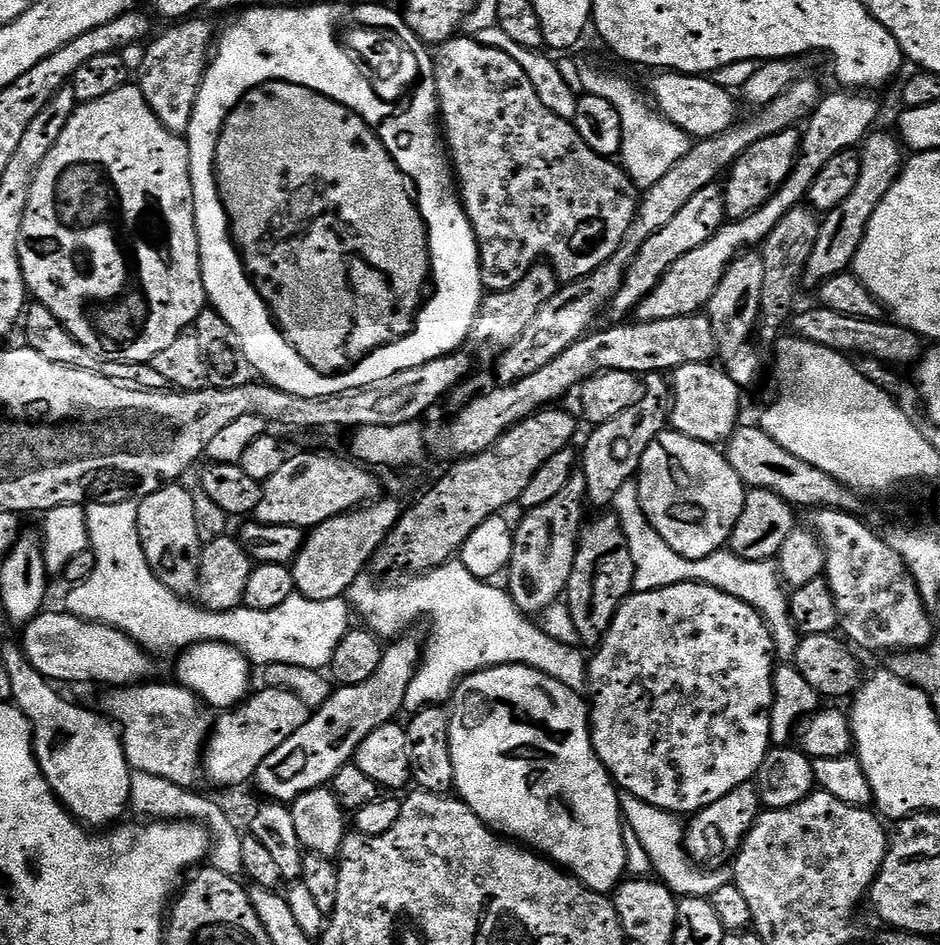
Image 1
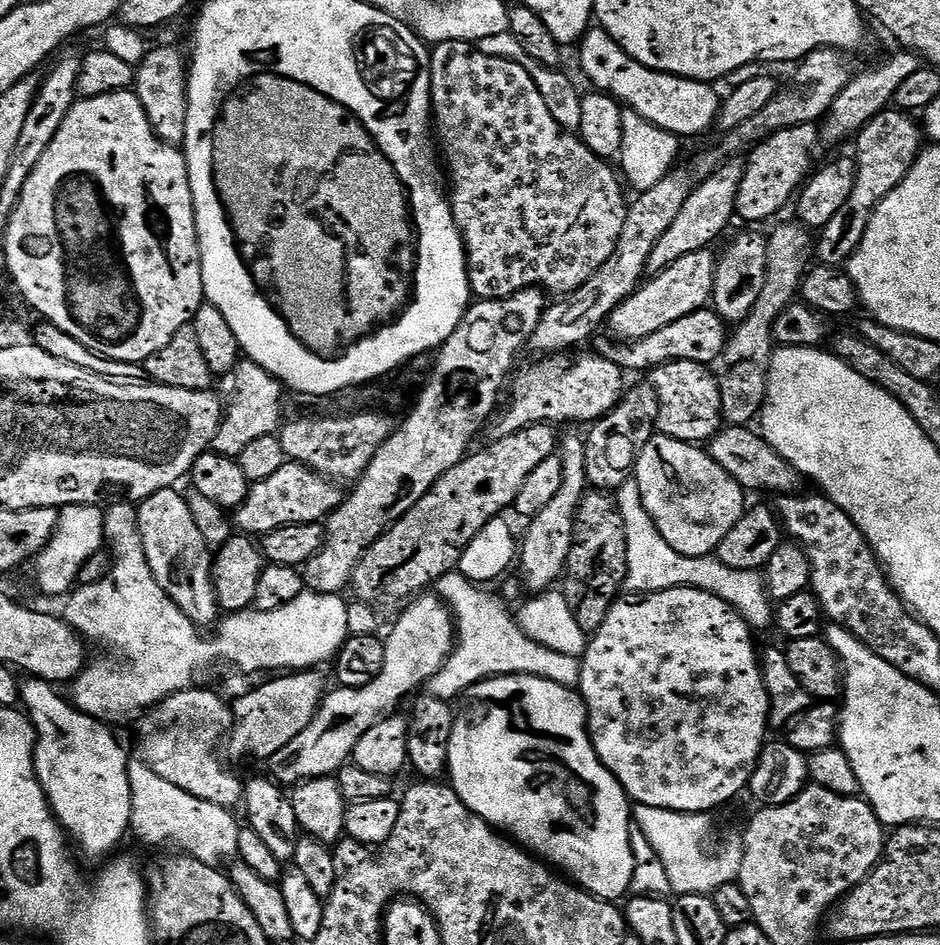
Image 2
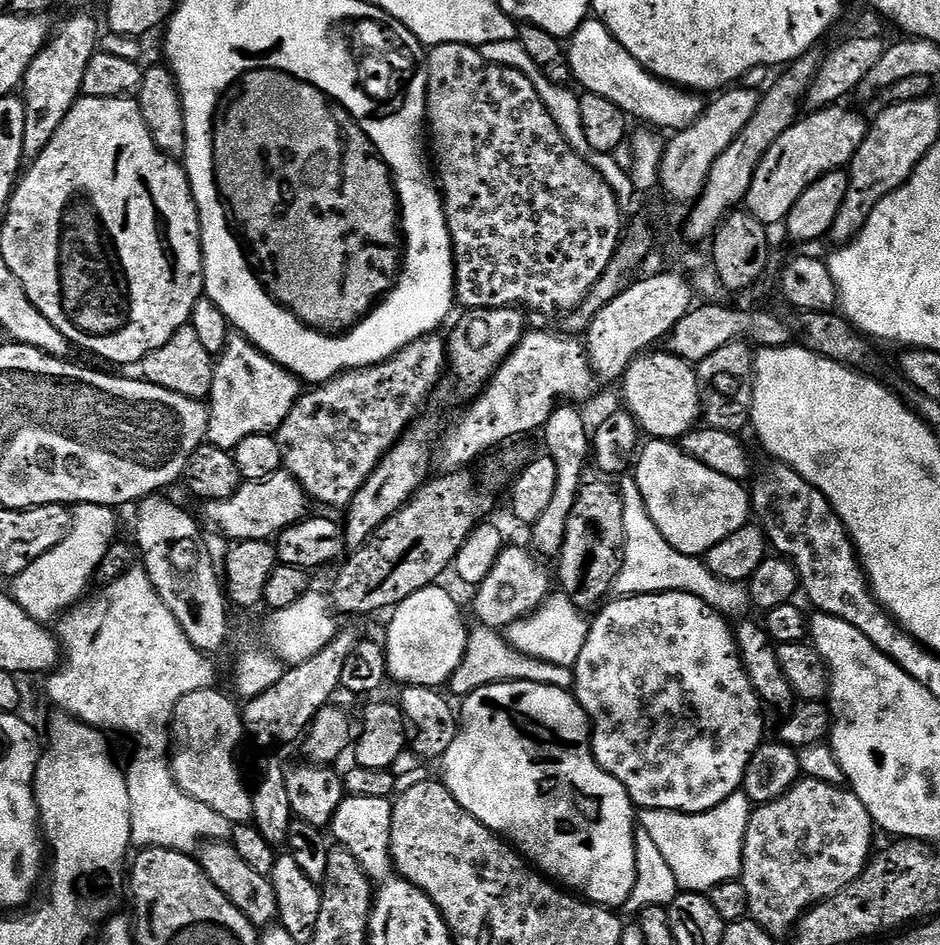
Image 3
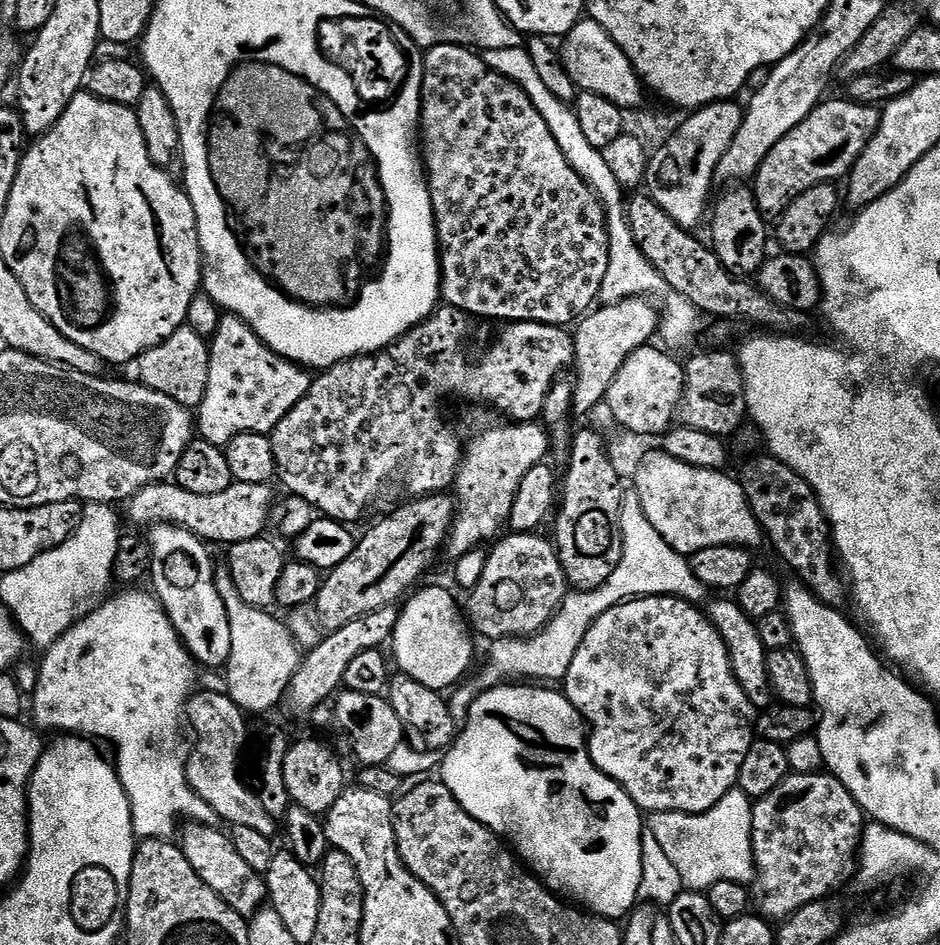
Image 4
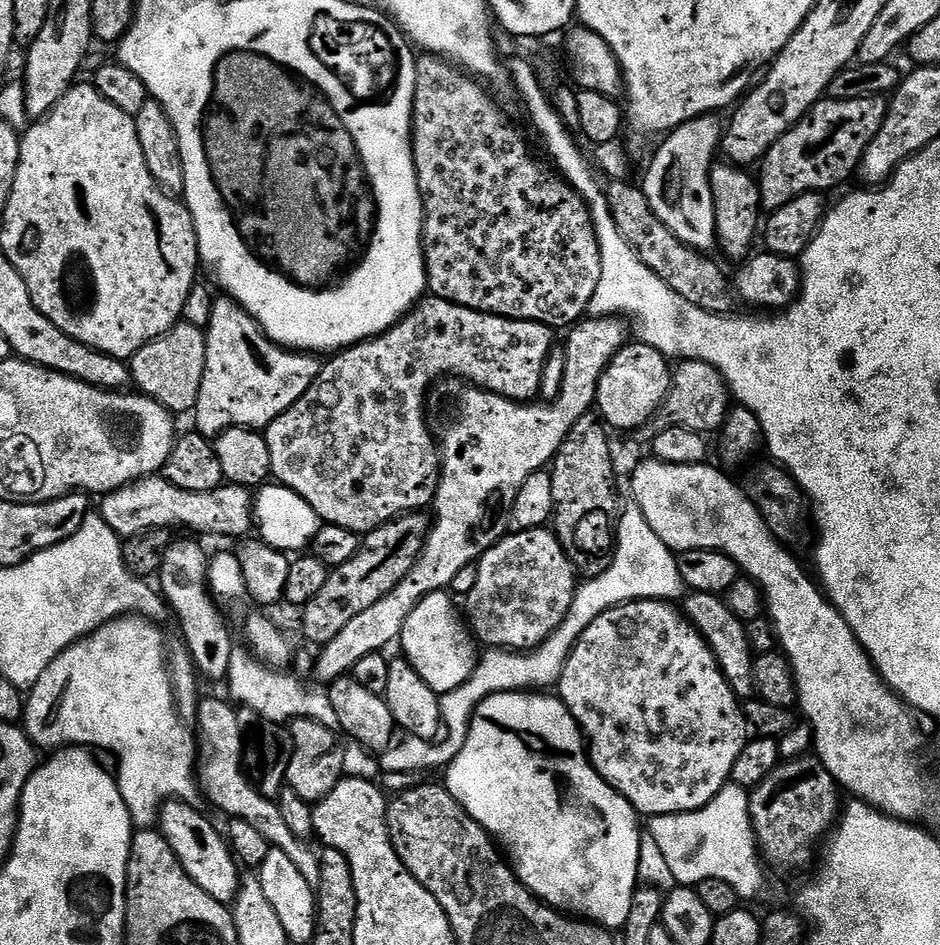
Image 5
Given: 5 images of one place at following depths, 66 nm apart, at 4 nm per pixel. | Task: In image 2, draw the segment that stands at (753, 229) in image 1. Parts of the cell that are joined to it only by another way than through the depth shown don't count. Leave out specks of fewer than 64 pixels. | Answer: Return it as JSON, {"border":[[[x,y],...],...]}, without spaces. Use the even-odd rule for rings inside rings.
{"border":[[[907,50],[896,52],[888,62],[862,74],[853,75],[849,84],[838,94],[820,126],[821,139],[825,145],[840,144],[844,139],[851,139],[856,135],[873,117],[892,104],[892,98],[897,93],[900,83],[922,66],[921,59],[916,53]],[[705,250],[686,254],[670,267],[645,279],[608,317],[606,324],[612,327],[611,335],[620,342],[644,338],[646,334],[654,334],[654,330],[662,330],[662,326],[670,326],[670,322],[678,322],[678,318],[686,318],[686,314],[694,314],[705,307],[712,299],[716,273],[717,257],[710,253]]]}

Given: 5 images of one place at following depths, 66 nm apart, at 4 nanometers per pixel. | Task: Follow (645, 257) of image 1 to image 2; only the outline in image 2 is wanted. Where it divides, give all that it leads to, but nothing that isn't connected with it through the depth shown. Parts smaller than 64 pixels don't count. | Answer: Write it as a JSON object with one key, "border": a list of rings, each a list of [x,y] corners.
{"border":[[[743,159],[727,160],[719,170],[710,174],[710,178],[706,178],[706,182],[699,184],[690,198],[686,198],[686,206],[682,206],[678,218],[674,218],[674,226],[670,226],[670,230],[658,238],[658,246],[654,246],[650,254],[647,267],[649,273],[655,274],[670,267],[686,254],[705,251],[712,246],[708,244],[714,243],[727,230],[728,223],[736,216],[736,199],[742,186],[744,166]]]}

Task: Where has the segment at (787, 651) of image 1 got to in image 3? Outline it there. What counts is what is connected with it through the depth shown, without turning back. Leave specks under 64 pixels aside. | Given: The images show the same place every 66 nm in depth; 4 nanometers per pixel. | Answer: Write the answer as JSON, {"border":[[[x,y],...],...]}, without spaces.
{"border":[[[628,474],[624,478],[618,484],[624,507],[624,561],[614,585],[615,595],[621,597],[645,596],[651,592],[689,592],[702,598],[702,602],[706,602],[725,618],[745,617],[751,609],[747,587],[739,581],[718,578],[708,569],[703,559],[674,550],[674,546],[666,542],[662,530],[654,526],[654,518],[650,518],[646,510],[646,502],[642,498],[642,490],[638,490],[635,475]]]}

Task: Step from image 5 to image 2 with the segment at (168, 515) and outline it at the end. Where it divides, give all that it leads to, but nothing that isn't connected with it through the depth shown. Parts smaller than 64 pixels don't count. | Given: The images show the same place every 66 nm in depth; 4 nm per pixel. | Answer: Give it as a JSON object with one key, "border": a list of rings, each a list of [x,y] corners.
{"border":[[[285,462],[282,470],[270,474],[270,478],[255,481],[249,487],[248,497],[234,509],[235,527],[253,538],[262,538],[267,532],[287,524],[320,524],[336,507],[344,503],[346,496],[343,491],[340,493],[340,488],[339,483],[321,476],[305,464]]]}

